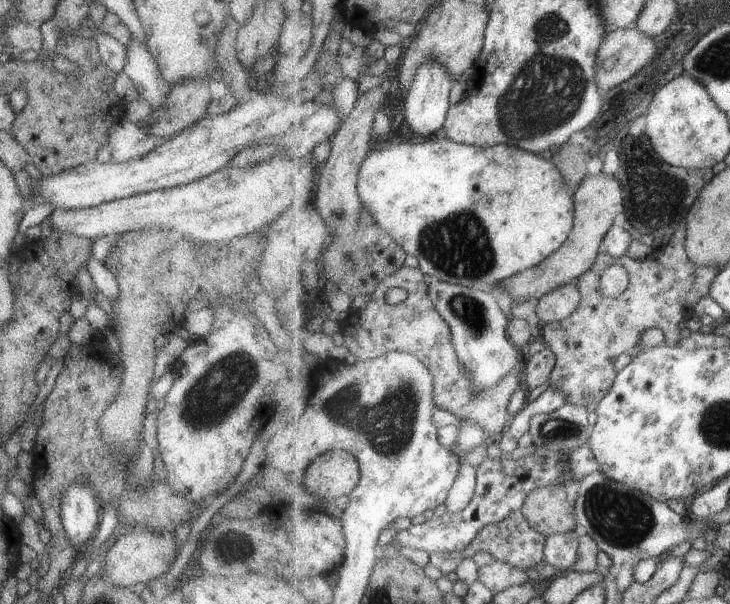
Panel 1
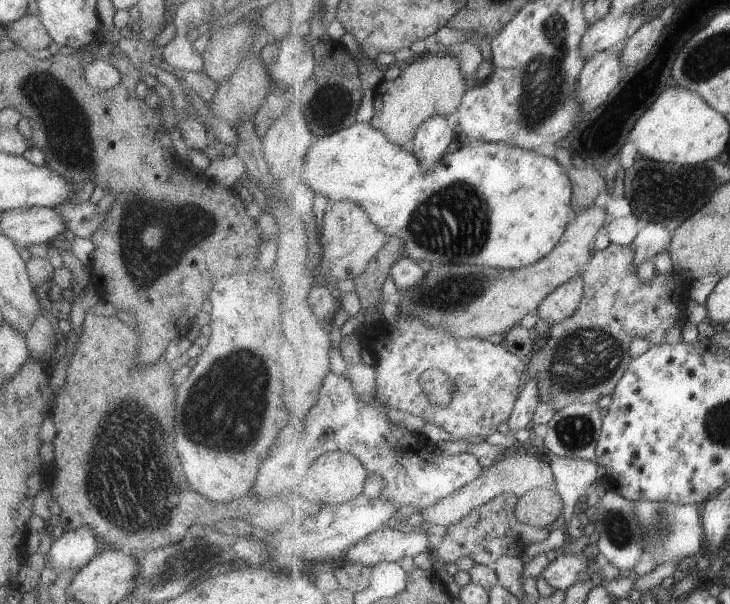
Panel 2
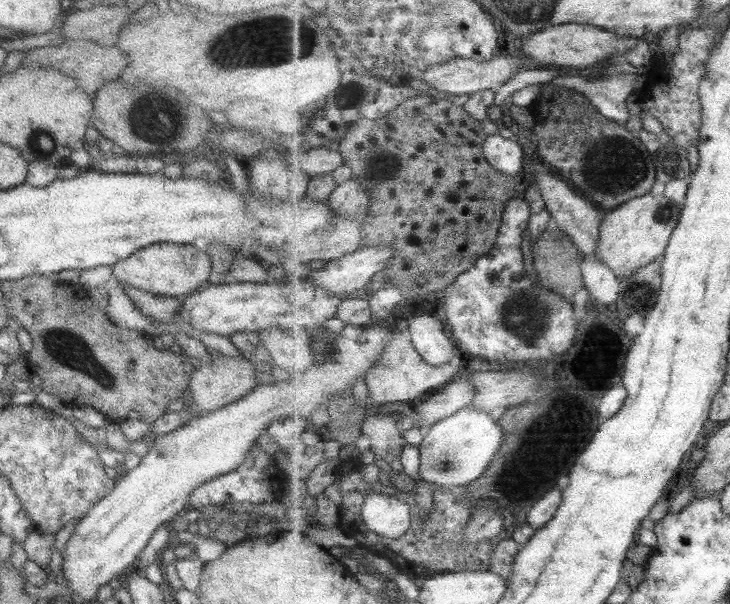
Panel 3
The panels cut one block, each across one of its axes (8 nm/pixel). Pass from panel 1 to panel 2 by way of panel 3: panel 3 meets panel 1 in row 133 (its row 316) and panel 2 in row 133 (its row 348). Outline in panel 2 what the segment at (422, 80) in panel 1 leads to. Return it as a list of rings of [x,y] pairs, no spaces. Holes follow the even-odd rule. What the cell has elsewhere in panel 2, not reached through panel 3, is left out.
[[[433,115],[417,129],[410,149],[425,173],[434,171],[444,156],[457,146],[458,142],[453,139],[455,126],[458,124],[453,125],[443,115]]]

